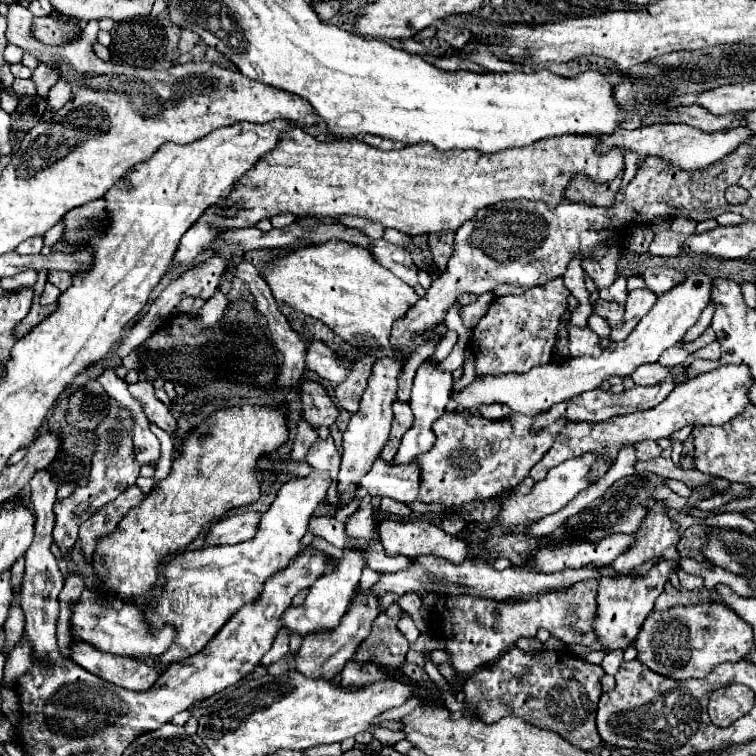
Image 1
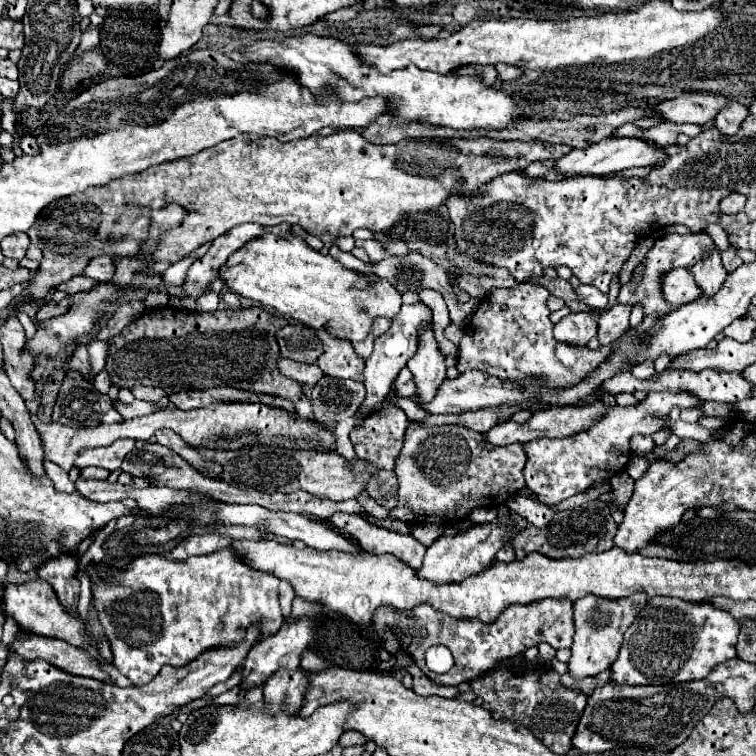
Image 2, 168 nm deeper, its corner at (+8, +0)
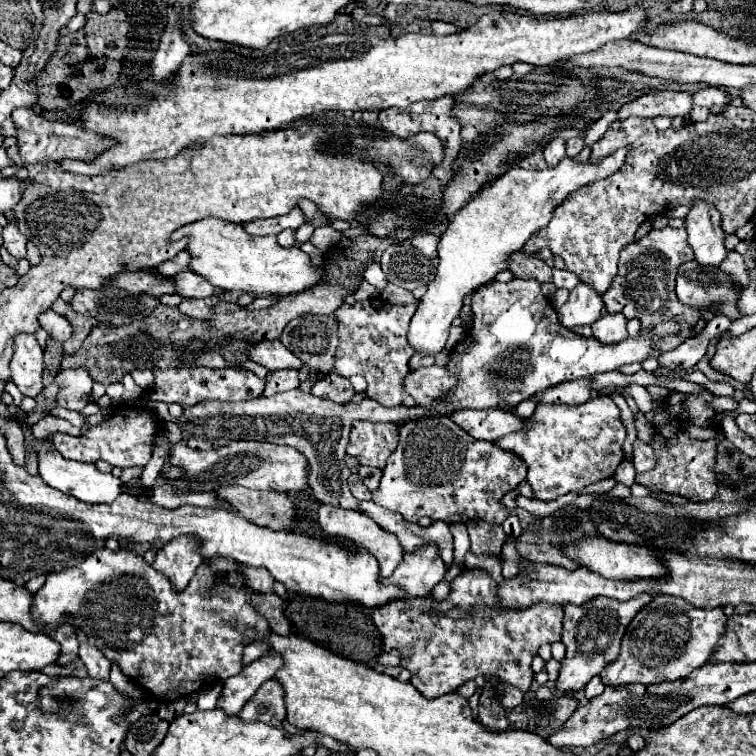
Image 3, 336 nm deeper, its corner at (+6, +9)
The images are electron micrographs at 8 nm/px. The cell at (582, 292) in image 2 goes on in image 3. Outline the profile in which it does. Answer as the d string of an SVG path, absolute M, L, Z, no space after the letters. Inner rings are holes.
M554 269L554 285L556 287L562 287L562 289L572 291L578 283L580 283L580 277L578 275L574 275L570 271L558 271L558 269Z

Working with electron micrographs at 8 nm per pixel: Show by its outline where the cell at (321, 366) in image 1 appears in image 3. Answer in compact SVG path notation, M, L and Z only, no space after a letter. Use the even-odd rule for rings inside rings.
M262 341L250 351L250 359L256 361L258 365L266 367L268 371L278 371L278 369L302 369L302 361L292 355L288 349L282 347L282 343L276 341Z

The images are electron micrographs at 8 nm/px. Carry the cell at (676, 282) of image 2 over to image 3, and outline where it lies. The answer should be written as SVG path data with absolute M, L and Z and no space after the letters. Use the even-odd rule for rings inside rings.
M688 261L678 267L676 295L680 303L694 309L706 309L718 303L722 315L738 319L736 285L738 283L734 283L720 267L702 267L696 261Z

